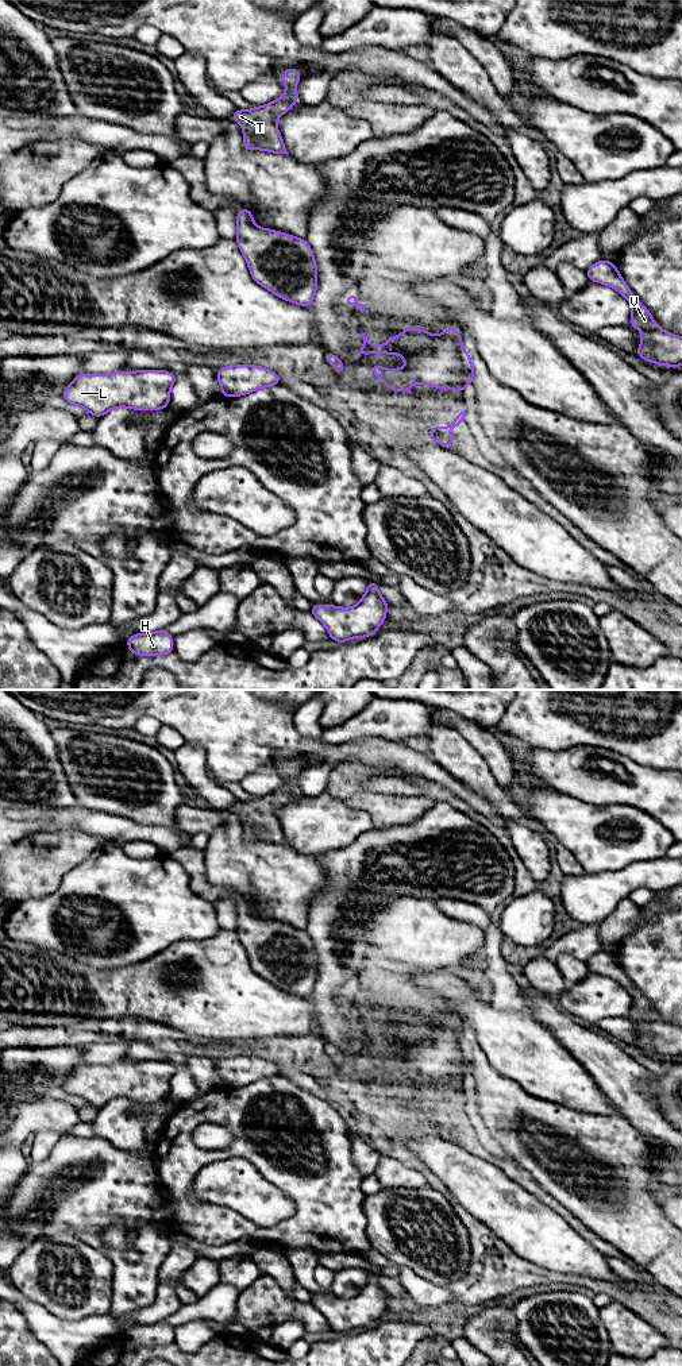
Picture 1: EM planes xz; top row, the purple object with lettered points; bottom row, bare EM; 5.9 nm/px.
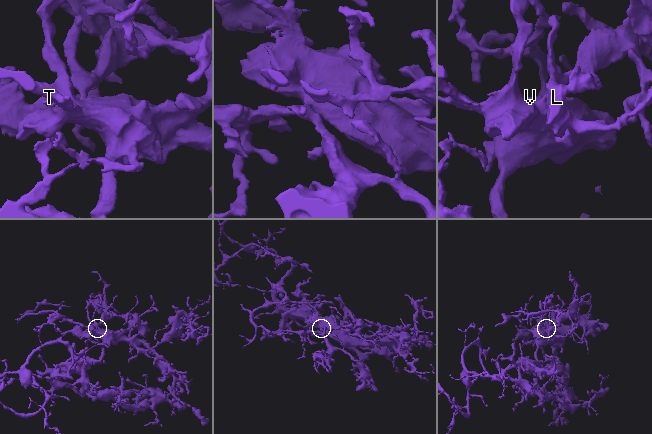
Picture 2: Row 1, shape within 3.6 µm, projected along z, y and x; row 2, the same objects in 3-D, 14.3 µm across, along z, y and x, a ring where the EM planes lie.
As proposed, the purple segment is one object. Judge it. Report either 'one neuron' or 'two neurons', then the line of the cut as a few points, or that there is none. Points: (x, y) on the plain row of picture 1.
one neuron; no cut

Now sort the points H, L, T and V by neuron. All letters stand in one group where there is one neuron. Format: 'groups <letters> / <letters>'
groups H L T V

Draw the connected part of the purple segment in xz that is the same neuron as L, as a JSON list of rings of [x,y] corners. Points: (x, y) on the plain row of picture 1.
[[[169,1061],[82,1064],[65,1078],[62,1089],[97,1110],[116,1099],[159,1101],[167,1099],[176,1072]]]

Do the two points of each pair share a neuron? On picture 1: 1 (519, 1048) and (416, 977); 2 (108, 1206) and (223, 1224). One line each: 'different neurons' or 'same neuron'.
1: same neuron
2: different neurons

